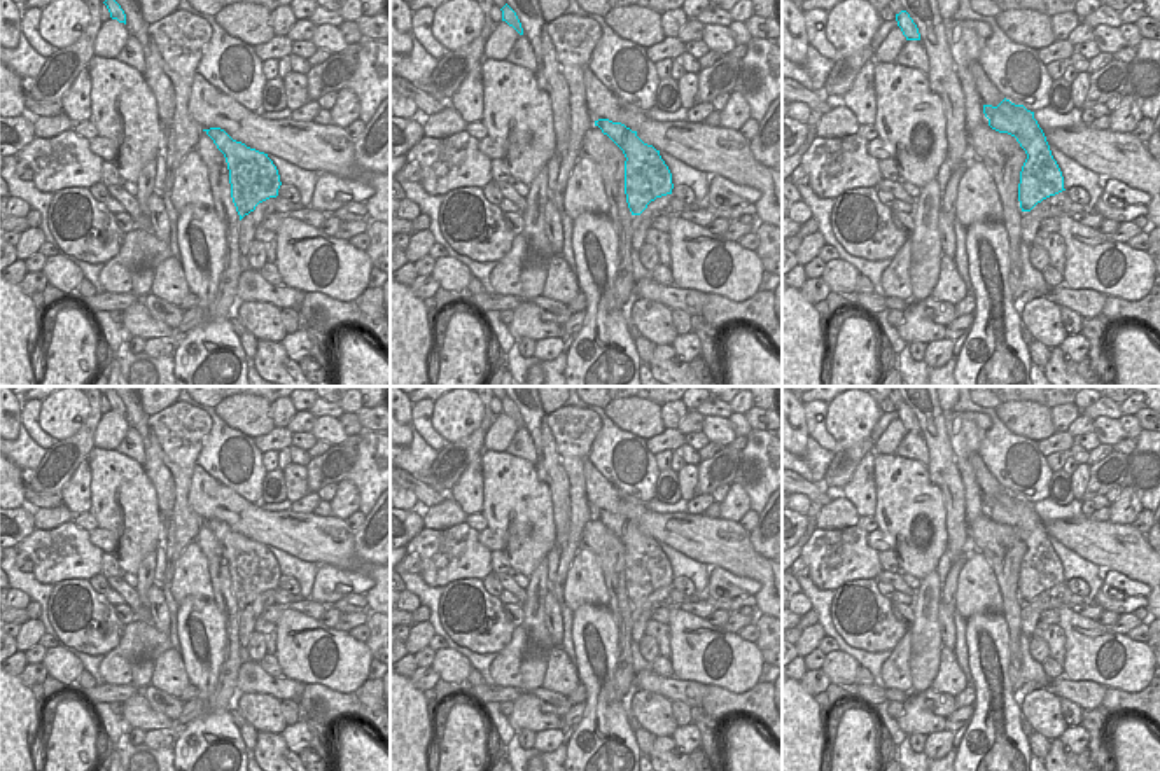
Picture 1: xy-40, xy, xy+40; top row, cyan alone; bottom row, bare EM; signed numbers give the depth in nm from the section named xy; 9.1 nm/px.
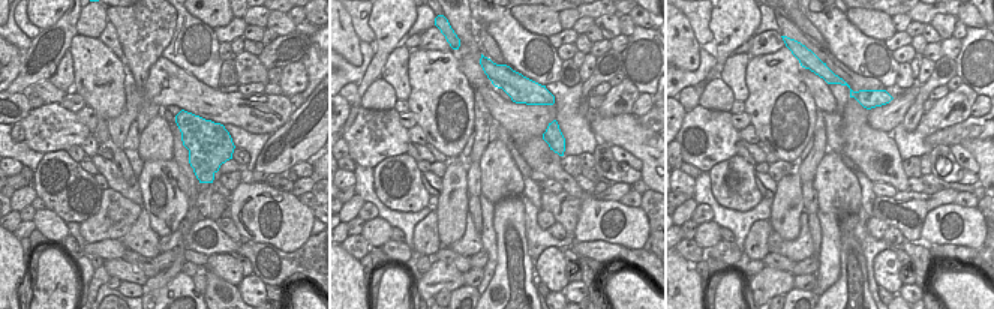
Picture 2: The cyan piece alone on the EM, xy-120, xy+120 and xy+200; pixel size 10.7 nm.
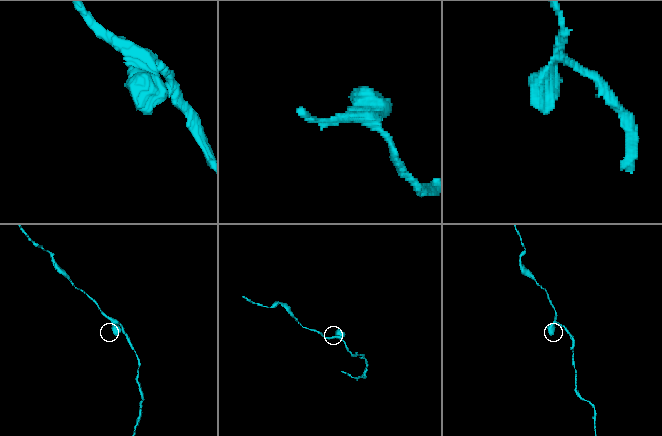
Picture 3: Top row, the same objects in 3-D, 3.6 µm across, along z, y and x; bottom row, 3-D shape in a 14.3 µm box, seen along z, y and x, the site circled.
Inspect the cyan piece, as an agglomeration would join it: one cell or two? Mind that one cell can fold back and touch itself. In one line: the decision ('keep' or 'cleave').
keep

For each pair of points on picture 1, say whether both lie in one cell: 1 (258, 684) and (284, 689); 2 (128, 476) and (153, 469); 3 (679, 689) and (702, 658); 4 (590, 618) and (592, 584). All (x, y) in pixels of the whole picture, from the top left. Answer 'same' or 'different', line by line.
1: same
2: different
3: different
4: different

